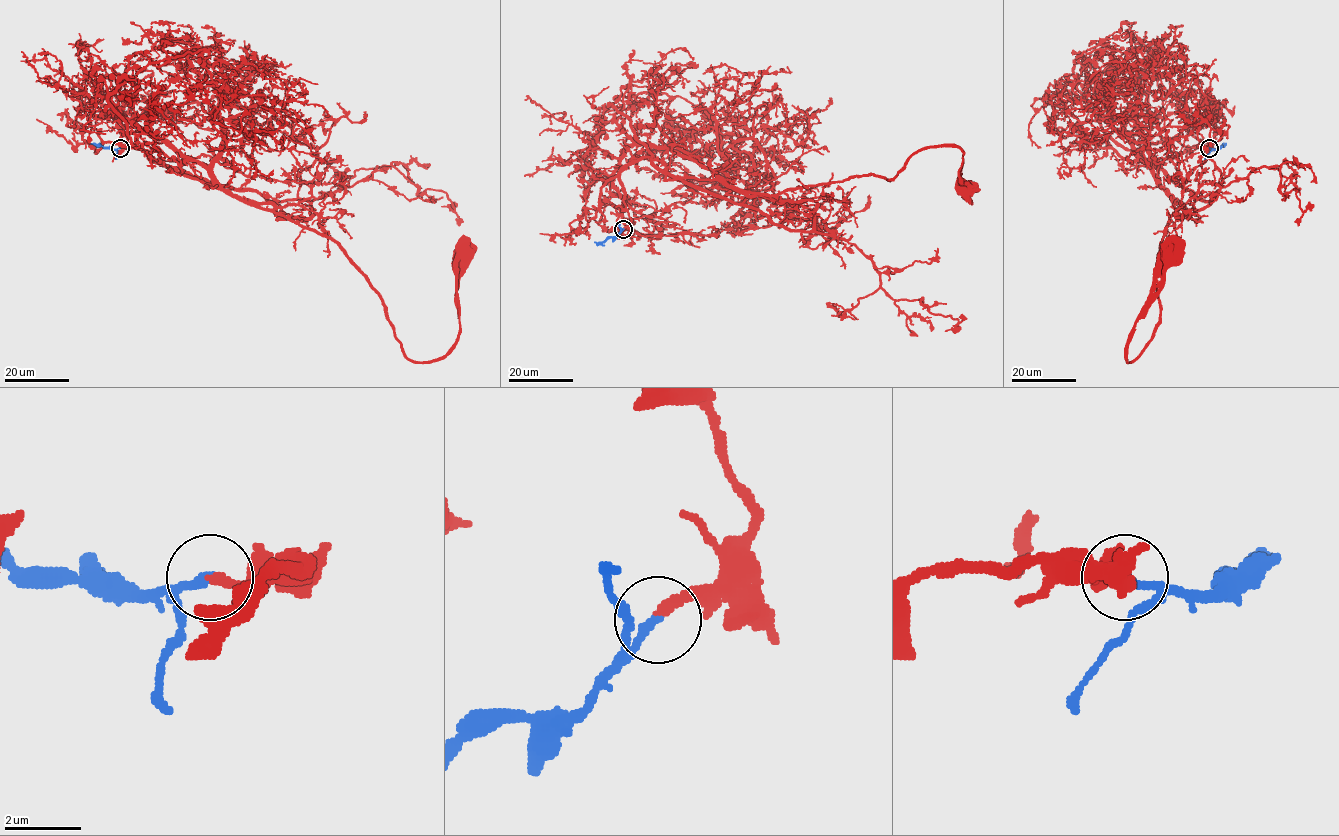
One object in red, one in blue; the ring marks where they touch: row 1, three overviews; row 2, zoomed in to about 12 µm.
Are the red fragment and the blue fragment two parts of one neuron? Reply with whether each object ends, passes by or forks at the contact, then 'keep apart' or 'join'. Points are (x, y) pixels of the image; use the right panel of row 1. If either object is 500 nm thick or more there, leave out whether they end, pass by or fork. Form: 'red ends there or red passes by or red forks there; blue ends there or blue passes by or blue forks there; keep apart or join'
red ends there; blue ends there; join

